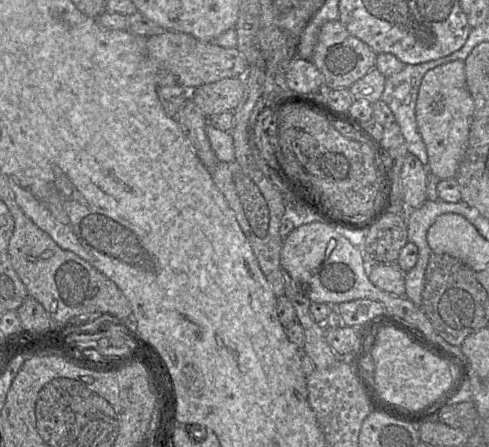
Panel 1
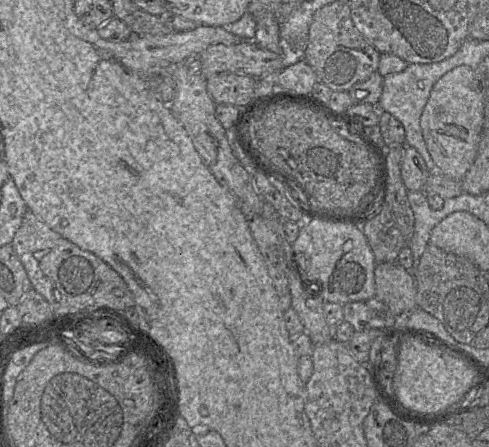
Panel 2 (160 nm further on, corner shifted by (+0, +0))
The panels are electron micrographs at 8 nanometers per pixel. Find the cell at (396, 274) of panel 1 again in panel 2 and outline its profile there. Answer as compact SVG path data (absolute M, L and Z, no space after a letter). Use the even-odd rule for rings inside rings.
M398 261L378 263L374 270L375 297L384 302L394 316L413 312L416 304L416 281Z

